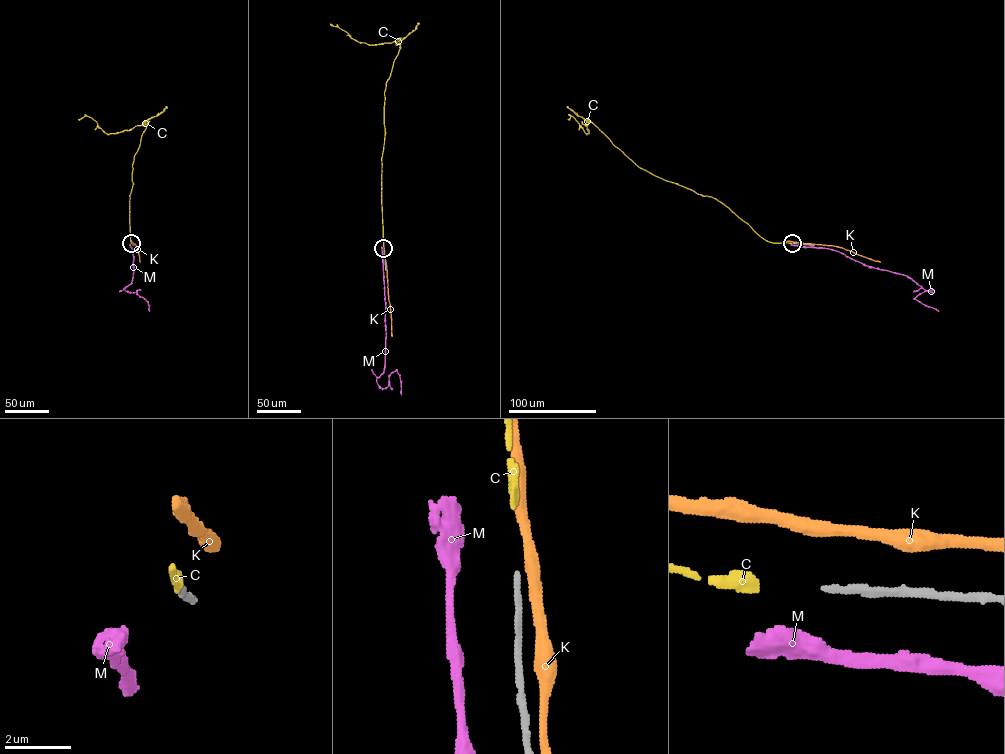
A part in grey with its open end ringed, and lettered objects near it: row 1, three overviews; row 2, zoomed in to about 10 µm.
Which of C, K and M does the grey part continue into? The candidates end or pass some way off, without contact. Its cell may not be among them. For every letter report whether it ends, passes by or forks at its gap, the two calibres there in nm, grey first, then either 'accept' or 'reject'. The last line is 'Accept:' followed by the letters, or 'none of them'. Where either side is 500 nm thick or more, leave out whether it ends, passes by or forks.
C: it ends there; 180 nm thick on the grey side, 320 nm on the other; accept
K: it passes by; 180 nm thick on the grey side, 380 nm on the other; reject
M: it passes by; 180 nm thick on the grey side, 480 nm on the other; reject
Accept: C

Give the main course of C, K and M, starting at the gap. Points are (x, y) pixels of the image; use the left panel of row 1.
C: (131, 243), (129, 196), (132, 164), (148, 120), (128, 130), (107, 134), (91, 117), (85, 116), (78, 119)
K: (132, 242), (140, 262)
M: (130, 244), (133, 277), (124, 290), (138, 291), (147, 301), (149, 311)

